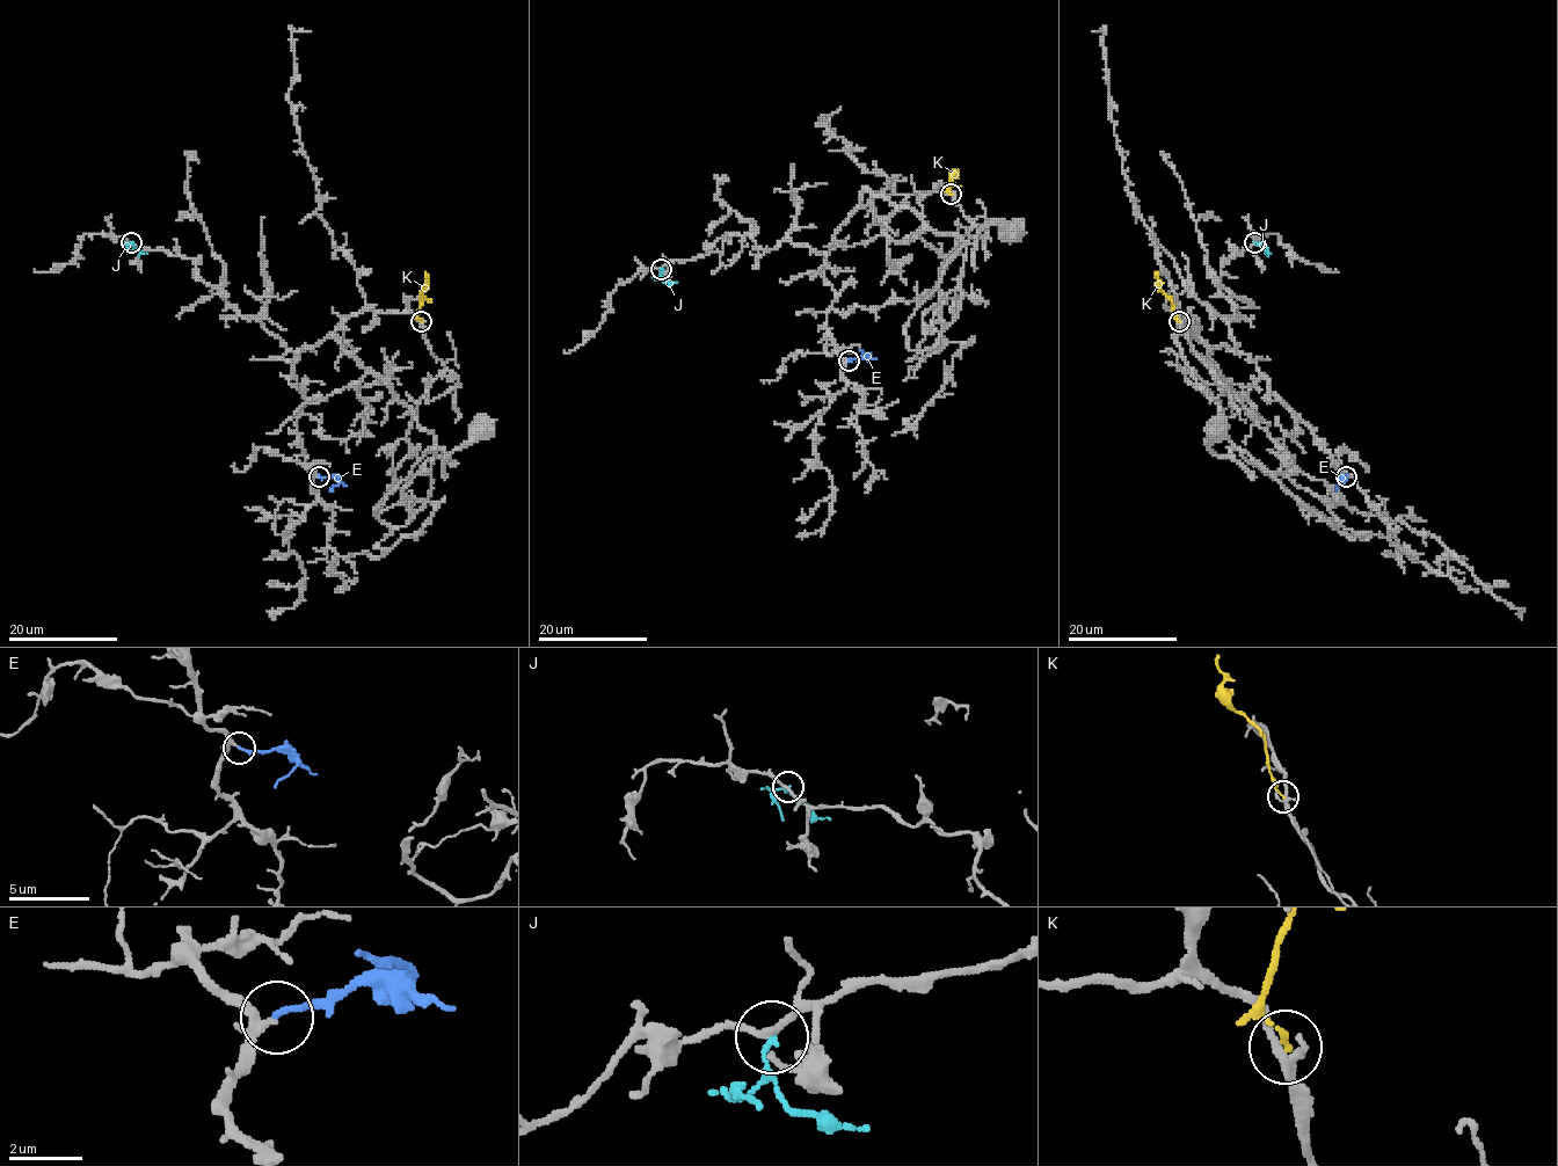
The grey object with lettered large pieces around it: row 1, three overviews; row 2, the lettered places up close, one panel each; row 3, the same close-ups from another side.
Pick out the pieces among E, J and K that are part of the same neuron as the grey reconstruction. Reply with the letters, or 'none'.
E

